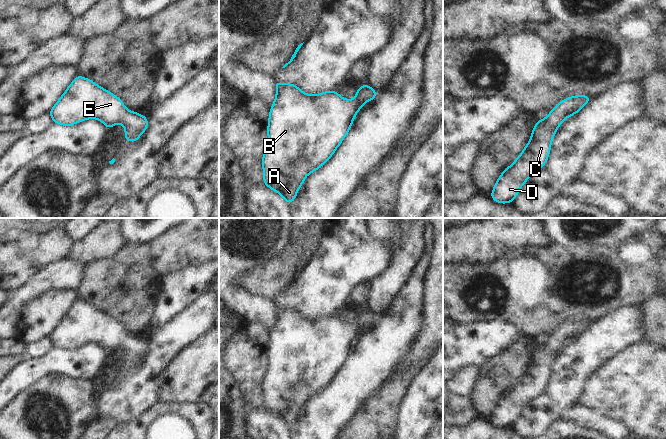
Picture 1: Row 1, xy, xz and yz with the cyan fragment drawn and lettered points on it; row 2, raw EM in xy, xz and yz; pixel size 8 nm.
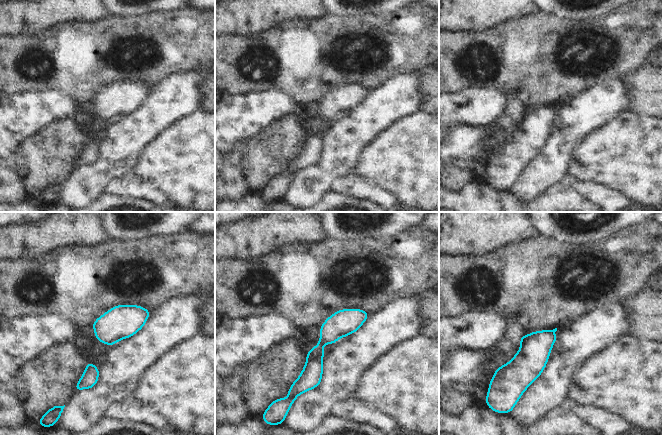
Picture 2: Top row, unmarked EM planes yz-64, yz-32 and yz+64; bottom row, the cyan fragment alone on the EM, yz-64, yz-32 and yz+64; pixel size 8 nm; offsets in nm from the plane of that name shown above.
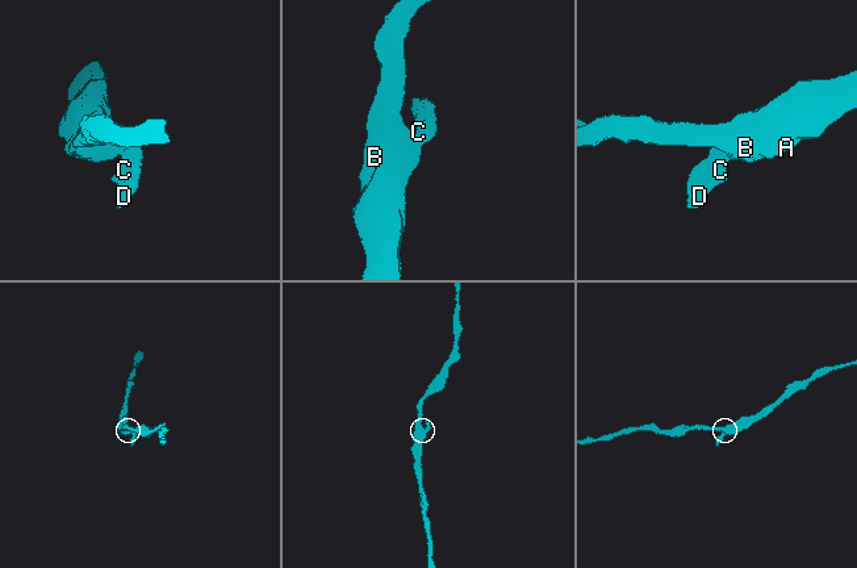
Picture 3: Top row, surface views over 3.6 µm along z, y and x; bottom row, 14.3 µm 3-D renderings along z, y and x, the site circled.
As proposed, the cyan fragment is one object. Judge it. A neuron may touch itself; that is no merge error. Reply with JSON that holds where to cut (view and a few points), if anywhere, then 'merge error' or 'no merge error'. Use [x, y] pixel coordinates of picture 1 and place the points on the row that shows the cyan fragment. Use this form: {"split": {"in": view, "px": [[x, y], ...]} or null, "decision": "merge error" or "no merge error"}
{"split": null, "decision": "no merge error"}

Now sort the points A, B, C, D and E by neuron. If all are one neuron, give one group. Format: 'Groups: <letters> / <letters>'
Groups: A B C D E.

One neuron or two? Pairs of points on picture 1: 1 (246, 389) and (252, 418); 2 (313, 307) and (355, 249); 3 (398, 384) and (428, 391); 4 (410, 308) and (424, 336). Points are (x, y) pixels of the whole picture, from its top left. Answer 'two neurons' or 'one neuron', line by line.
1: two neurons
2: one neuron
3: two neurons
4: two neurons

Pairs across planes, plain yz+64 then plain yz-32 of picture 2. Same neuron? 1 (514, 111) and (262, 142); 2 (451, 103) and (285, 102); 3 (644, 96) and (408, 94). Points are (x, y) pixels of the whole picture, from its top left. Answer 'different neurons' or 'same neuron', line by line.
1: same neuron
2: same neuron
3: different neurons

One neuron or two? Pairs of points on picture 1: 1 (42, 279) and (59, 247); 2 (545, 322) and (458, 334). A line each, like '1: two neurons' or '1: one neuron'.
1: two neurons
2: two neurons

